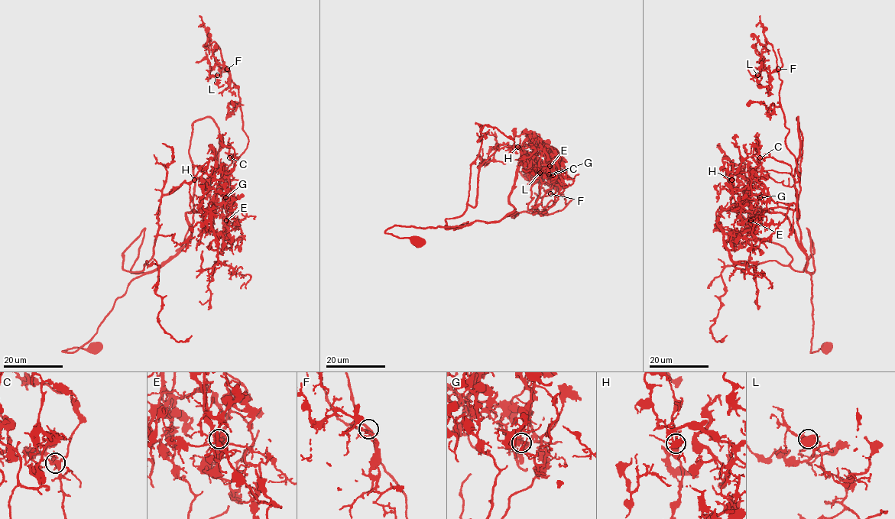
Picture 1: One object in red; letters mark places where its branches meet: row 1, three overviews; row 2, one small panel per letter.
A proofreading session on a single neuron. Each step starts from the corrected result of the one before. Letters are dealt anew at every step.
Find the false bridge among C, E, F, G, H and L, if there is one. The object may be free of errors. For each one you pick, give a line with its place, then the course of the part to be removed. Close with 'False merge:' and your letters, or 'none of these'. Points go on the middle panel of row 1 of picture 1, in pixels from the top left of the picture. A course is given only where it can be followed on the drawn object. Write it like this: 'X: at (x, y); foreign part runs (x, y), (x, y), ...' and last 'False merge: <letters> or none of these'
G: at (549, 174); foreign part runs (549, 175), (552, 158), (529, 137), (513, 210), (445, 229), (467, 207), (480, 131), (496, 127), (514, 142)
False merge: G

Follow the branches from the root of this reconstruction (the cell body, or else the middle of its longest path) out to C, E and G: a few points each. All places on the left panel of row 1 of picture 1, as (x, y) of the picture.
C: (92, 348), (63, 351), (83, 346), (129, 283), (184, 245), (187, 213), (228, 199), (229, 157)
E: (92, 348), (63, 351), (83, 346), (129, 283), (184, 245), (187, 213), (205, 210), (216, 234), (226, 220)
G: (92, 348), (63, 351), (83, 346), (129, 283), (184, 245), (191, 236), (187, 213), (225, 197)

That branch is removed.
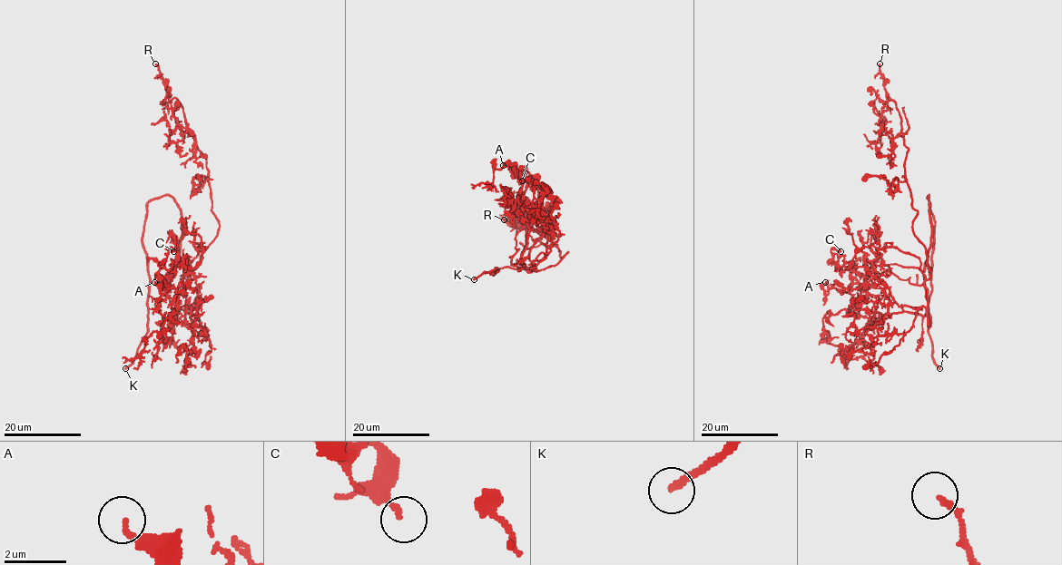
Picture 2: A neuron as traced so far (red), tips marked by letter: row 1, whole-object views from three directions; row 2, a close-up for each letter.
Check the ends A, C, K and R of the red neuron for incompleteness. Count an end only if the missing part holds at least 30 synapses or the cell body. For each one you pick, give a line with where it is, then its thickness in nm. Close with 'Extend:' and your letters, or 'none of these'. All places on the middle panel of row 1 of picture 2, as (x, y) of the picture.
K: at (474, 279); 190 nm thick
Extend: K

